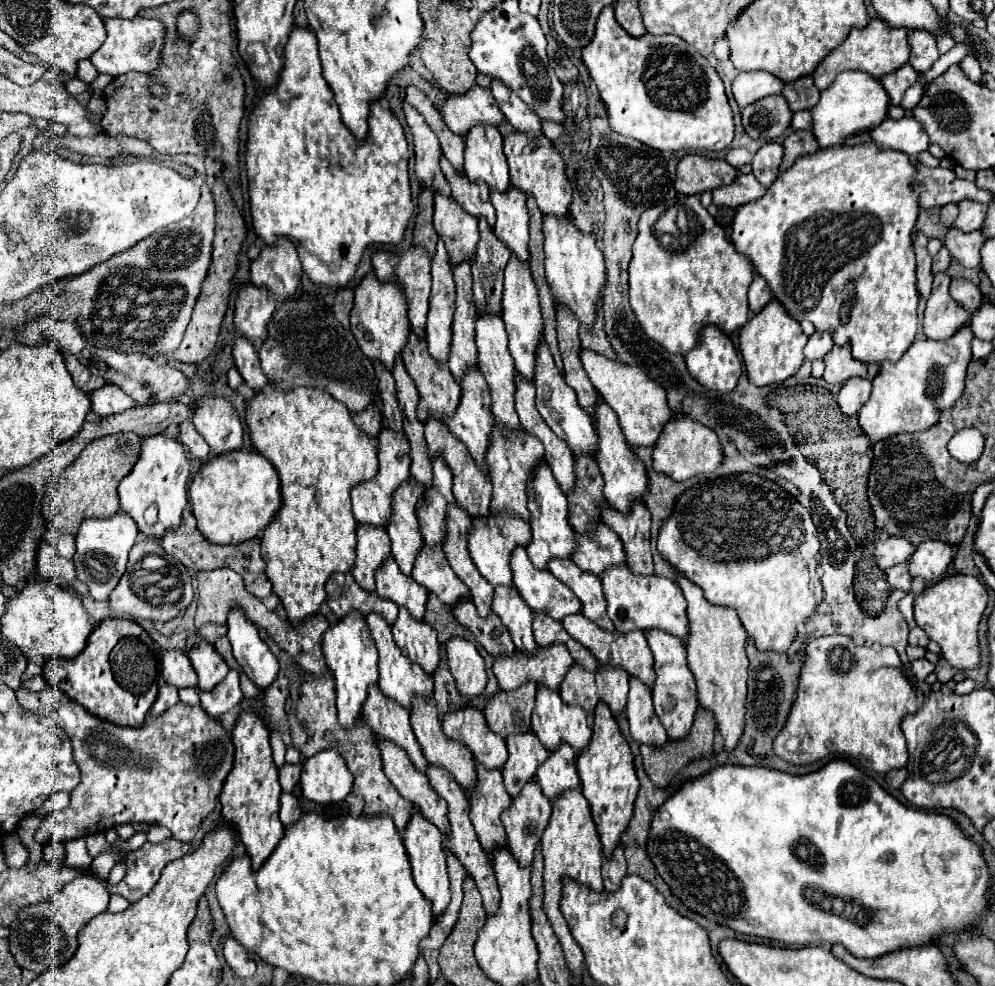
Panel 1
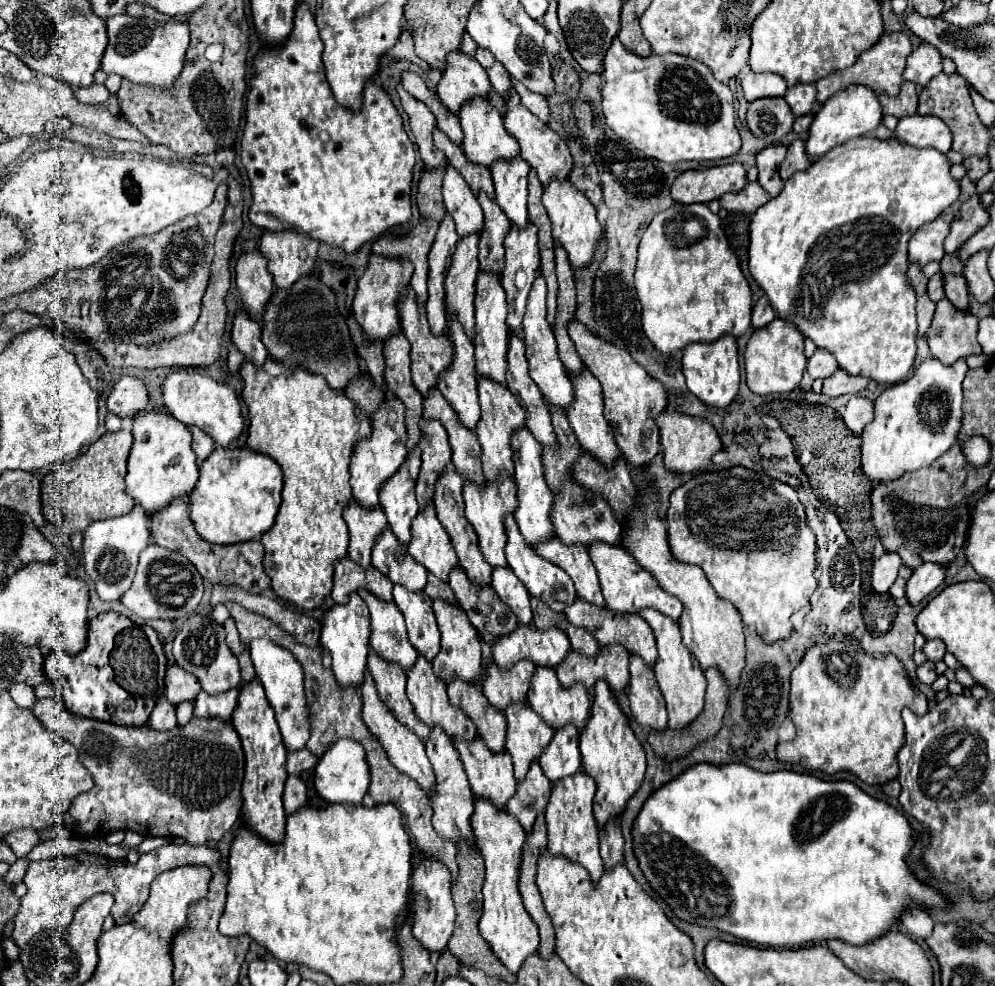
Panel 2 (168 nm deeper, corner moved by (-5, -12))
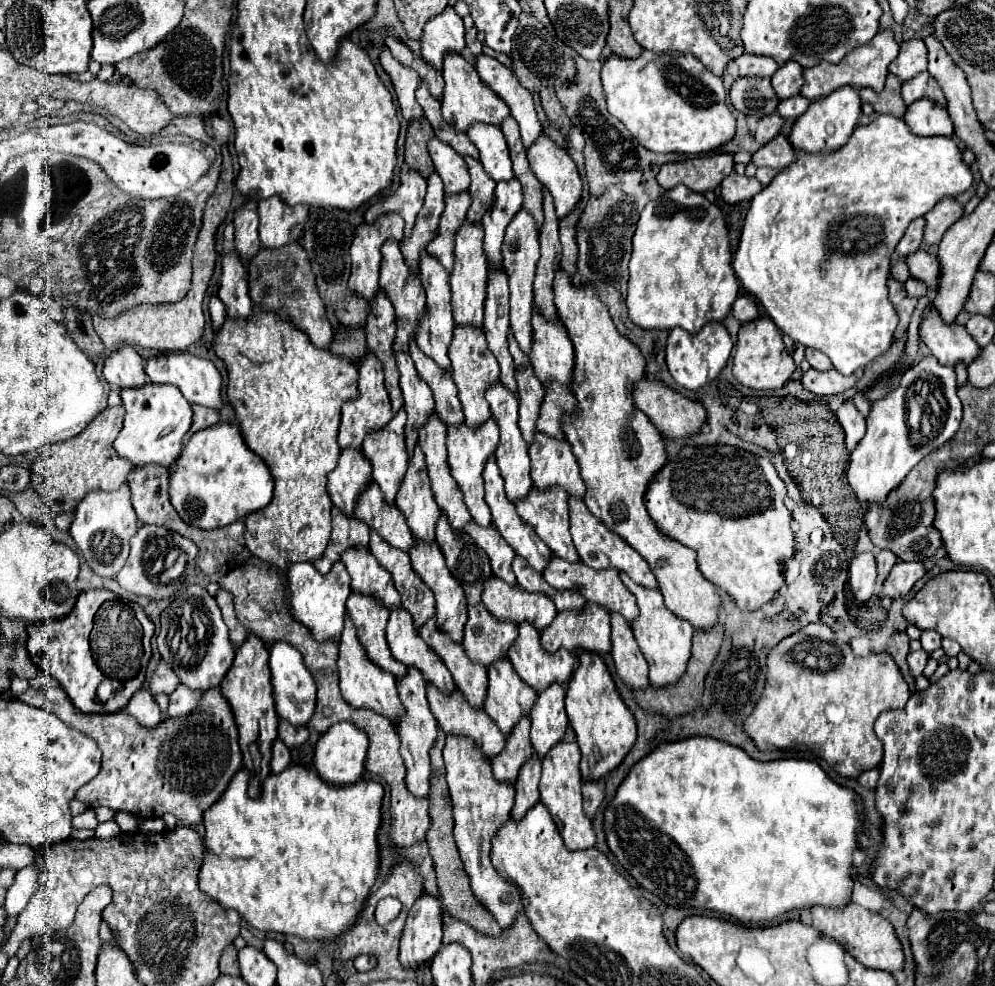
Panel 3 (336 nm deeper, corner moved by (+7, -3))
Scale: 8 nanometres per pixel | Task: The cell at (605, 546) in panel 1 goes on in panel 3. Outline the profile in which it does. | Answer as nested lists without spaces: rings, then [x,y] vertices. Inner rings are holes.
[[[538,433],[530,445],[530,459],[530,475],[538,491],[564,489],[568,497],[584,501],[584,479],[580,475],[576,457],[572,455],[572,447],[566,441],[550,439]]]

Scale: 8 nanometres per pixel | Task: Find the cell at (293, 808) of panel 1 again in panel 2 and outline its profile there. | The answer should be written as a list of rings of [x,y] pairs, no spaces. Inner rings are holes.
[[[288,776],[284,788],[284,810],[286,814],[296,812],[306,804],[306,784],[300,776]]]

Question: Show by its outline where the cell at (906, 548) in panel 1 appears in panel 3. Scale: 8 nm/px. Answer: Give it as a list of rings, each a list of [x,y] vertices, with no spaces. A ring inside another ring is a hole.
[[[860,553],[850,565],[848,585],[854,591],[858,601],[866,601],[874,593],[876,583],[876,559],[874,553]]]

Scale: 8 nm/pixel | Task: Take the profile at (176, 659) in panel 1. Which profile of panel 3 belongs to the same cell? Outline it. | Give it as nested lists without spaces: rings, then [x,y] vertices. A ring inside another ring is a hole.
[[[160,661],[160,665],[156,667],[156,671],[150,679],[150,693],[152,695],[158,695],[158,693],[170,695],[178,685],[180,685],[180,679],[172,671],[172,667],[168,667],[168,663]]]

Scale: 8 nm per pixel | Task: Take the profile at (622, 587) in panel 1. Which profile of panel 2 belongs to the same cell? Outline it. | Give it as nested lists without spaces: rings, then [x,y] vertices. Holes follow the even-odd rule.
[[[594,540],[588,546],[588,556],[598,570],[602,594],[604,594],[606,606],[610,610],[624,614],[624,612],[640,612],[640,608],[648,606],[648,608],[656,608],[656,610],[664,612],[666,616],[670,616],[672,620],[678,622],[680,612],[682,612],[682,602],[676,596],[664,592],[656,584],[656,580],[652,580],[652,576],[648,576],[648,572],[644,572],[644,568],[640,568],[636,564],[636,560],[632,560],[632,556],[628,552],[624,552],[620,546],[616,548],[616,546],[606,544],[602,540]]]

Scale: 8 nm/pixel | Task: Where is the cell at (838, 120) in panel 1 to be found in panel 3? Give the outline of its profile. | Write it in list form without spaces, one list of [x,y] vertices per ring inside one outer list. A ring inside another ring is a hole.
[[[840,87],[840,91],[834,91],[824,99],[812,101],[808,111],[804,111],[804,115],[800,115],[792,127],[792,133],[790,133],[792,147],[802,149],[806,153],[840,149],[852,135],[854,127],[858,125],[860,107],[862,107],[862,99],[854,87]]]

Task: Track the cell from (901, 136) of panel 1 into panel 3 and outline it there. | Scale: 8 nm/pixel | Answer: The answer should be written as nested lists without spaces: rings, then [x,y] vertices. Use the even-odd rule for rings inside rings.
[[[920,99],[908,105],[904,113],[904,121],[910,127],[910,131],[920,137],[932,137],[932,135],[952,137],[954,135],[954,127],[952,127],[948,111],[930,99]]]

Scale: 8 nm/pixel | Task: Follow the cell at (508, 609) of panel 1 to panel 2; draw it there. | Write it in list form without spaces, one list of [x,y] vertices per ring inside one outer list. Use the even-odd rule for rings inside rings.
[[[494,566],[492,572],[492,586],[496,588],[498,596],[506,600],[506,604],[512,608],[512,612],[518,616],[518,622],[522,626],[532,622],[532,610],[530,610],[530,594],[526,586],[516,578],[510,566]]]

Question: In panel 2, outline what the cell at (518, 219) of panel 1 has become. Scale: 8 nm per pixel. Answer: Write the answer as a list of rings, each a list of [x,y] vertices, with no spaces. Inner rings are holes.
[[[516,156],[512,160],[496,160],[490,164],[490,172],[494,178],[496,188],[496,202],[500,208],[504,208],[508,220],[524,228],[528,222],[528,164],[524,164],[522,156]]]

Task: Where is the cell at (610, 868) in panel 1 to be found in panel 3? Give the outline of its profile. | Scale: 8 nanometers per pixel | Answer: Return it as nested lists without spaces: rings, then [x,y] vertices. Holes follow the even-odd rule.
[[[604,781],[598,783],[584,783],[582,785],[582,793],[584,793],[584,813],[594,819],[598,807],[602,805],[606,793],[604,793]]]

